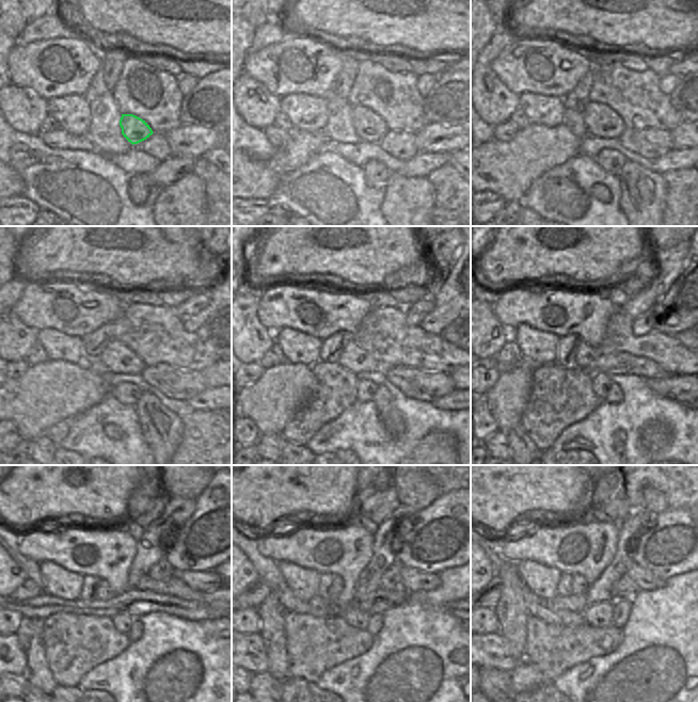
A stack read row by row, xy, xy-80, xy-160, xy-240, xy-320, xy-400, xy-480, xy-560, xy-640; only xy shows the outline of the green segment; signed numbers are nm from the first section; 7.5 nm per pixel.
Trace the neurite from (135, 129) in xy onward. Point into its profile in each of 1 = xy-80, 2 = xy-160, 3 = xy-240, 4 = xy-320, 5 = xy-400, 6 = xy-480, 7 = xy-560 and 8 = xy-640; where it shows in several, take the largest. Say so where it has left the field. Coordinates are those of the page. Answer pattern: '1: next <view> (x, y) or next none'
1: next xy-80 (369, 127)
2: next xy-160 (601, 121)
3: next xy-240 (116, 357)
4: next xy-320 (353, 359)
5: next xy-400 (586, 354)
6: next xy-480 (104, 592)
7: next xy-560 (337, 585)
8: next xy-640 (580, 586)

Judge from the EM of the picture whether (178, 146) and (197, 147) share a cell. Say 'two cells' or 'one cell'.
one cell

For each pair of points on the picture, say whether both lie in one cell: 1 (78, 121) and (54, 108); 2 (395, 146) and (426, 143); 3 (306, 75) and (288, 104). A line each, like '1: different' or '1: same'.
1: same
2: different
3: different

